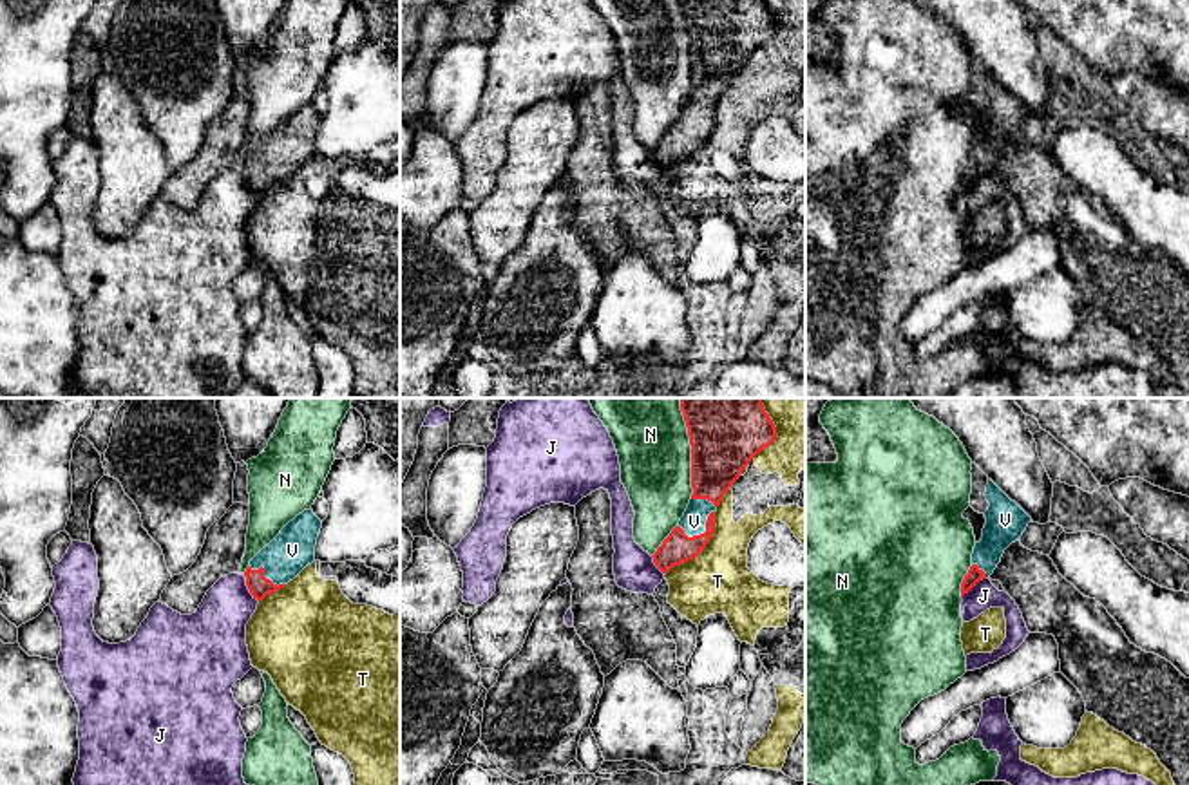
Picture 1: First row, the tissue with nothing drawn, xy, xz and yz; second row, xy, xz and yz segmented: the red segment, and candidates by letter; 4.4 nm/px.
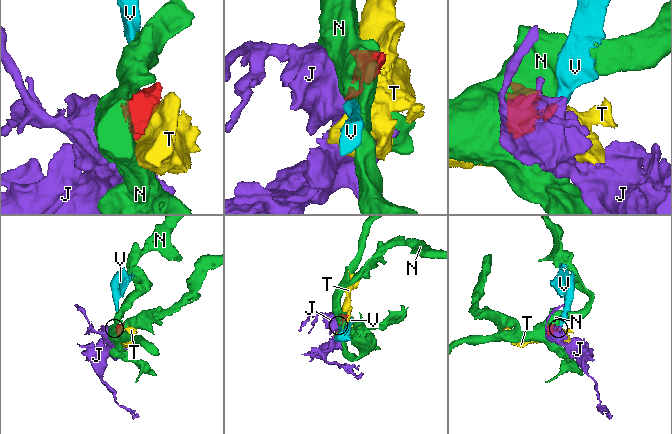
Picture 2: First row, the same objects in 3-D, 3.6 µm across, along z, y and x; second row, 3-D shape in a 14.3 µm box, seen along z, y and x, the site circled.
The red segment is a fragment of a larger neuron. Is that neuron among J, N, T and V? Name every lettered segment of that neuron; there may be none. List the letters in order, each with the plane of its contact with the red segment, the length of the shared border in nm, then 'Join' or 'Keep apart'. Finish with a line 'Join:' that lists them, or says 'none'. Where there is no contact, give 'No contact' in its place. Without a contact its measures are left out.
J: Touches red in xy. Shared border 140 nm. Keep apart
N: Touches red in xz. Shared border 420 nm. Keep apart
T: Touches red in xz. Shared border 360 nm. Keep apart
V: Touches red in xz. Shared border 180 nm. Join
Join: V

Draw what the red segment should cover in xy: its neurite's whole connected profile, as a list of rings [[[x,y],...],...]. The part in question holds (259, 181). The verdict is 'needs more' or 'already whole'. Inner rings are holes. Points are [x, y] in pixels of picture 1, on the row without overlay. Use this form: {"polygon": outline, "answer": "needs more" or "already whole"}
{"polygon": [[[304,105],[250,156],[244,172],[253,194],[262,195],[284,183],[315,156],[320,123],[322,116],[313,105]]], "answer": "needs more"}

